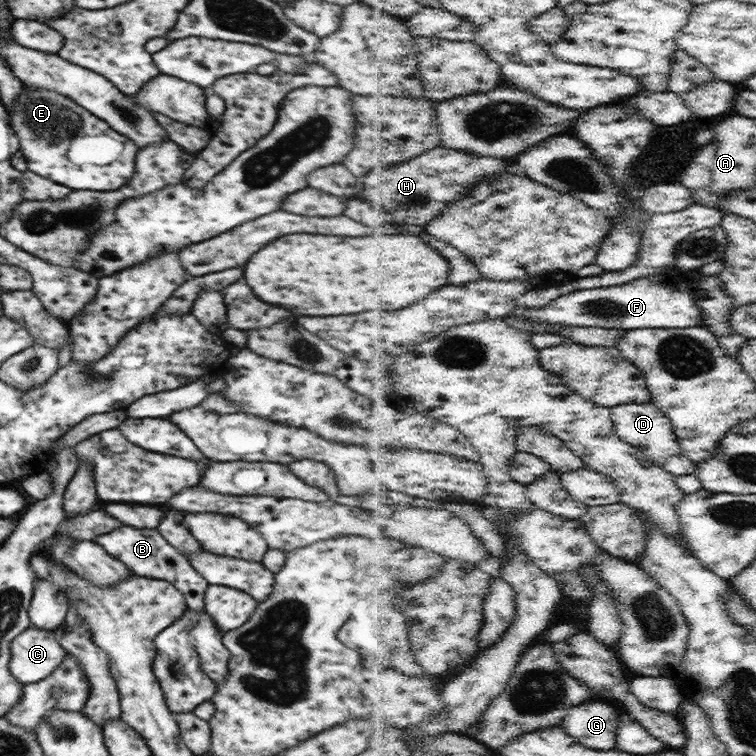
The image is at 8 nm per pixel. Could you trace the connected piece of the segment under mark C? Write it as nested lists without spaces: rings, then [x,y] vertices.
[[[30,627],[12,639],[9,671],[25,685],[50,676],[65,655],[53,631]]]

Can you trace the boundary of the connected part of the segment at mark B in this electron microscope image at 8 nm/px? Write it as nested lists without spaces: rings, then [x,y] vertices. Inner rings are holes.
[[[123,525],[108,534],[100,534],[94,541],[109,555],[130,568],[134,575],[167,580],[184,595],[188,609],[205,612],[205,592],[210,585],[209,582],[196,572],[185,555],[162,538],[157,528],[132,528],[132,526]]]

